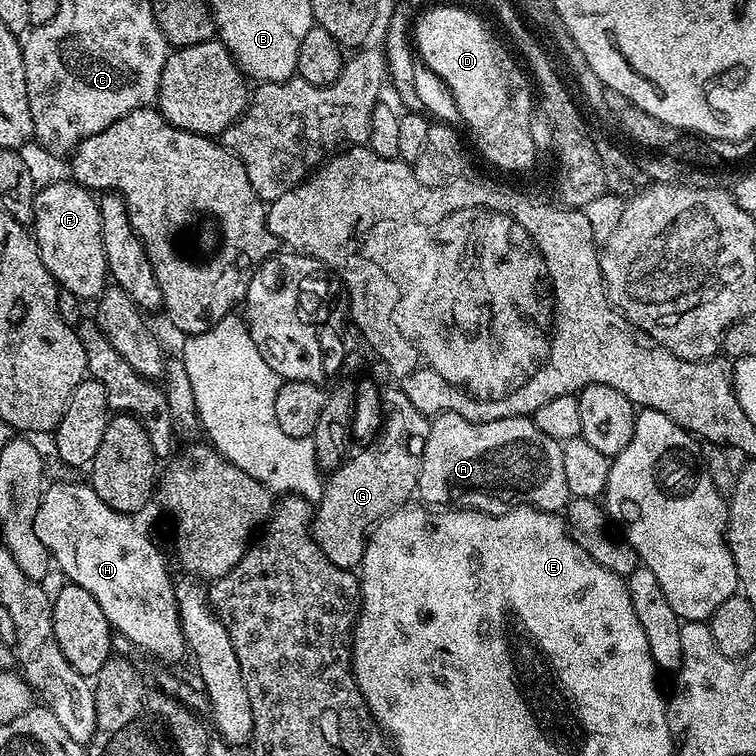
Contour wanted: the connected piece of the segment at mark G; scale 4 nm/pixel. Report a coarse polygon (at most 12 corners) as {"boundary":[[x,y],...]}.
{"boundary":[[384,388],[383,427],[314,512],[334,566],[417,491],[429,417]]}

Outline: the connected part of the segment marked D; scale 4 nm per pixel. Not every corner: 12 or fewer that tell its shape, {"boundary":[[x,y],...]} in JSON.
{"boundary":[[459,10],[419,16],[414,48],[469,129],[504,108],[488,36]]}

